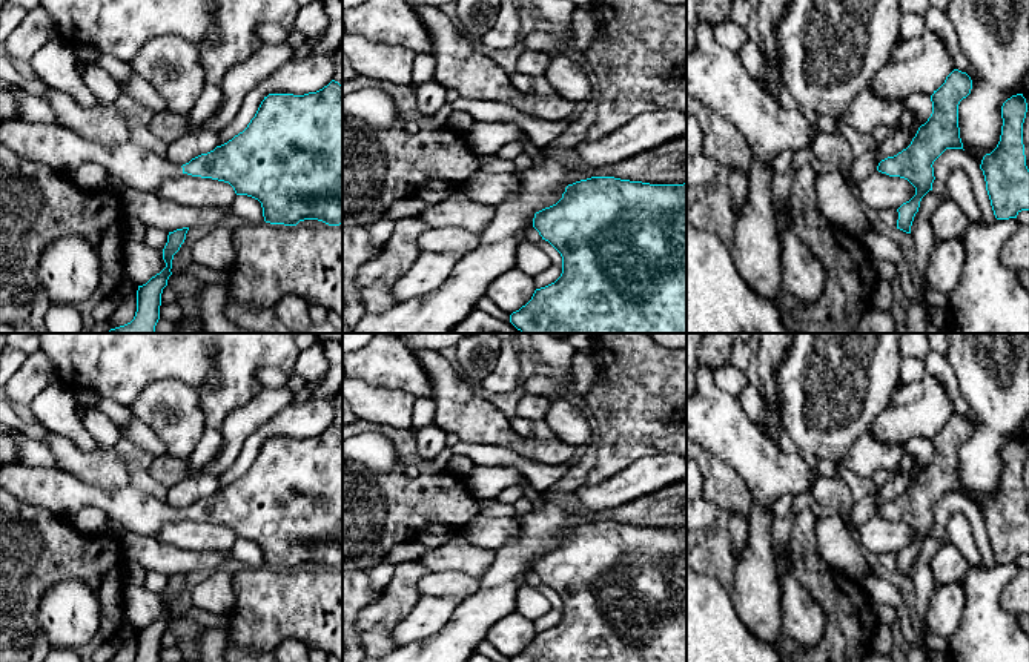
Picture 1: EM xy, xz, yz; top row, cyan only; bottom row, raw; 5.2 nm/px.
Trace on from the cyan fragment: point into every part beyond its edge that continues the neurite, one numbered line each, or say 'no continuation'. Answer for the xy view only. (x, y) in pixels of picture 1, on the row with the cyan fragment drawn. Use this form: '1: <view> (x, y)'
1: xy (57, 146)

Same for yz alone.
no continuation

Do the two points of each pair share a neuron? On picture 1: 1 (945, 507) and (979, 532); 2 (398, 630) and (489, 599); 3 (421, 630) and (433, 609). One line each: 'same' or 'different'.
1: same
2: different
3: same

